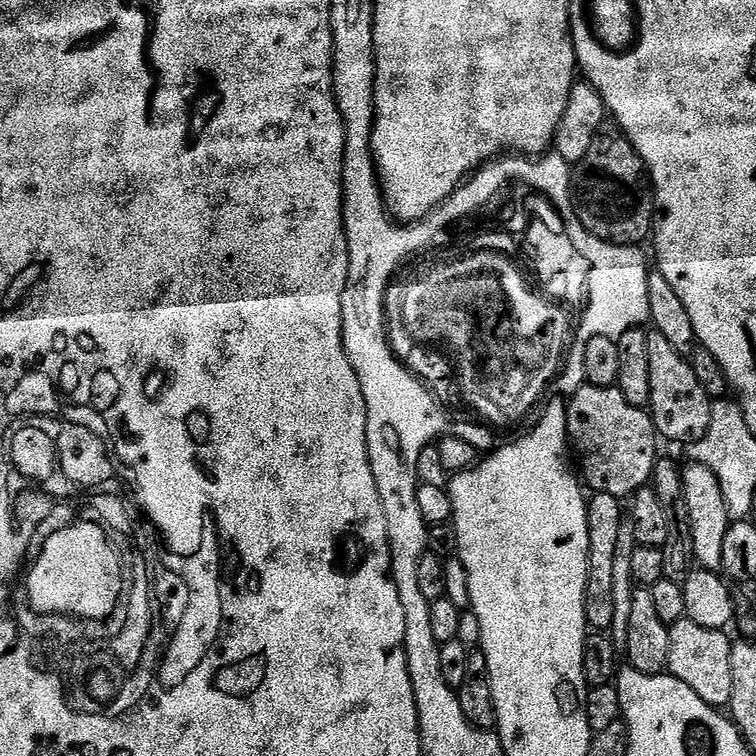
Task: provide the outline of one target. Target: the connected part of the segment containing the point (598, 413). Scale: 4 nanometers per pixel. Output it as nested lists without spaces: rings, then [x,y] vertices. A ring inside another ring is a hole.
[[[587,382],[571,393],[566,407],[568,438],[578,461],[578,472],[593,493],[628,498],[653,479],[658,433],[645,409],[630,406],[617,387],[603,388]]]

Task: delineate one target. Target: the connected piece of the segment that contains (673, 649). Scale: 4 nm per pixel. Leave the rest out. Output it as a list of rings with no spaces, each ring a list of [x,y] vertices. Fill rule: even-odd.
[[[687,618],[669,627],[670,662],[668,672],[678,677],[702,702],[713,706],[728,706],[732,702],[734,673],[730,668],[733,641],[728,640],[728,632],[718,628],[698,626]]]

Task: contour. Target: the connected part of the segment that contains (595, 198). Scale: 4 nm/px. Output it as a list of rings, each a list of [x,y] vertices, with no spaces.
[[[619,130],[608,131],[601,131],[596,137],[594,146],[590,146],[586,158],[582,158],[582,162],[575,165],[570,199],[581,222],[588,225],[590,234],[611,244],[640,246],[643,245],[643,240],[647,236],[649,239],[654,232],[654,217],[657,211],[652,181],[648,175],[648,168],[644,165],[644,159],[637,154],[624,133]]]

